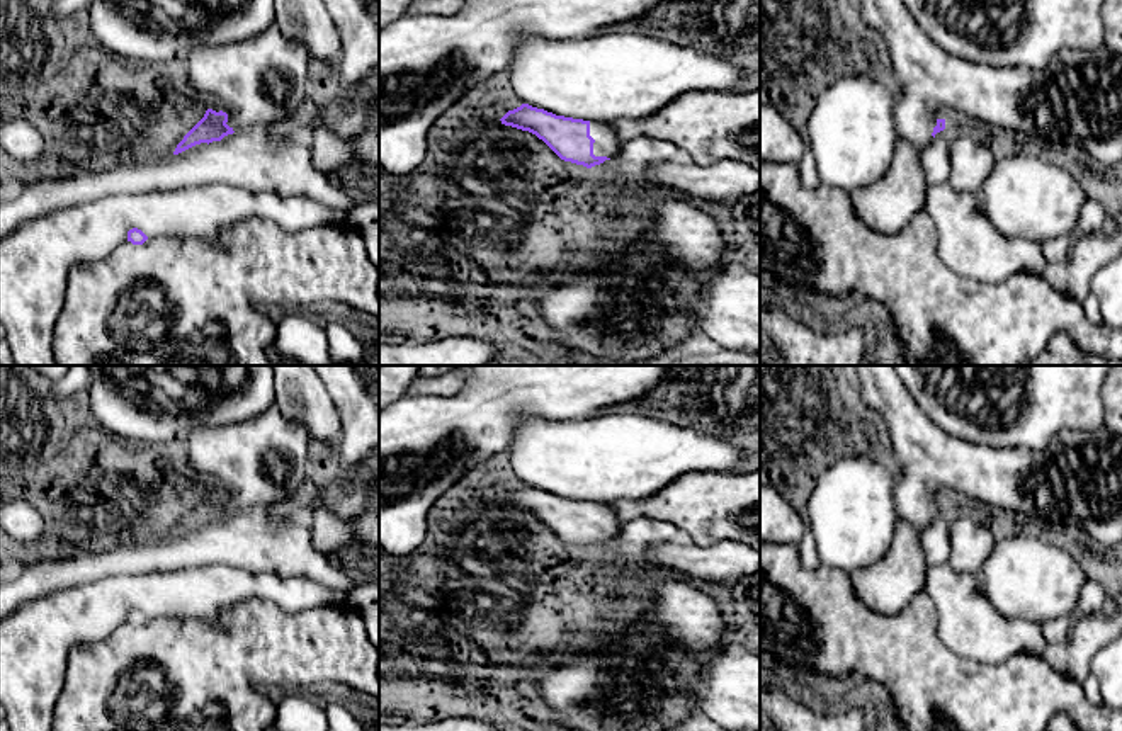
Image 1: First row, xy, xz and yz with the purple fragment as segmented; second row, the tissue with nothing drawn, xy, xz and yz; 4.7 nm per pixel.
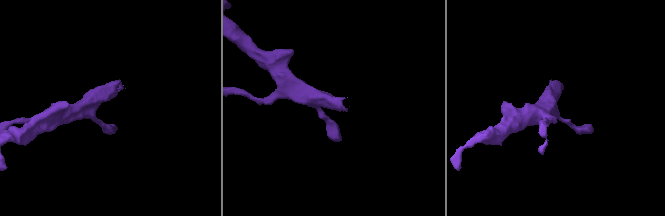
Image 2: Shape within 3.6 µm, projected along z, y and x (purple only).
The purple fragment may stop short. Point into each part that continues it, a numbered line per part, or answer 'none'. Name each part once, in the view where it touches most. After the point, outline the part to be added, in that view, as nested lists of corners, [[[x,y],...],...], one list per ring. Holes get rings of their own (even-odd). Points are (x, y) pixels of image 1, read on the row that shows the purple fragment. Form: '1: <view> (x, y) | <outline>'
1: xz (607, 143) | [[[590,121],[590,136],[595,139],[593,155],[614,158],[619,155],[622,141],[610,124]]]

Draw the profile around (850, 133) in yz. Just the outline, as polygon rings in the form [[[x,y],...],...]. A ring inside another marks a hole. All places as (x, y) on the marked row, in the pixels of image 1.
[[[848,75],[818,97],[806,139],[823,185],[852,194],[887,173],[899,139],[894,102],[876,80]]]

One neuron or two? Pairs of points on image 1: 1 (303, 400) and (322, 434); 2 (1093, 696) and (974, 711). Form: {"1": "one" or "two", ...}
{"1": "one", "2": "two"}

